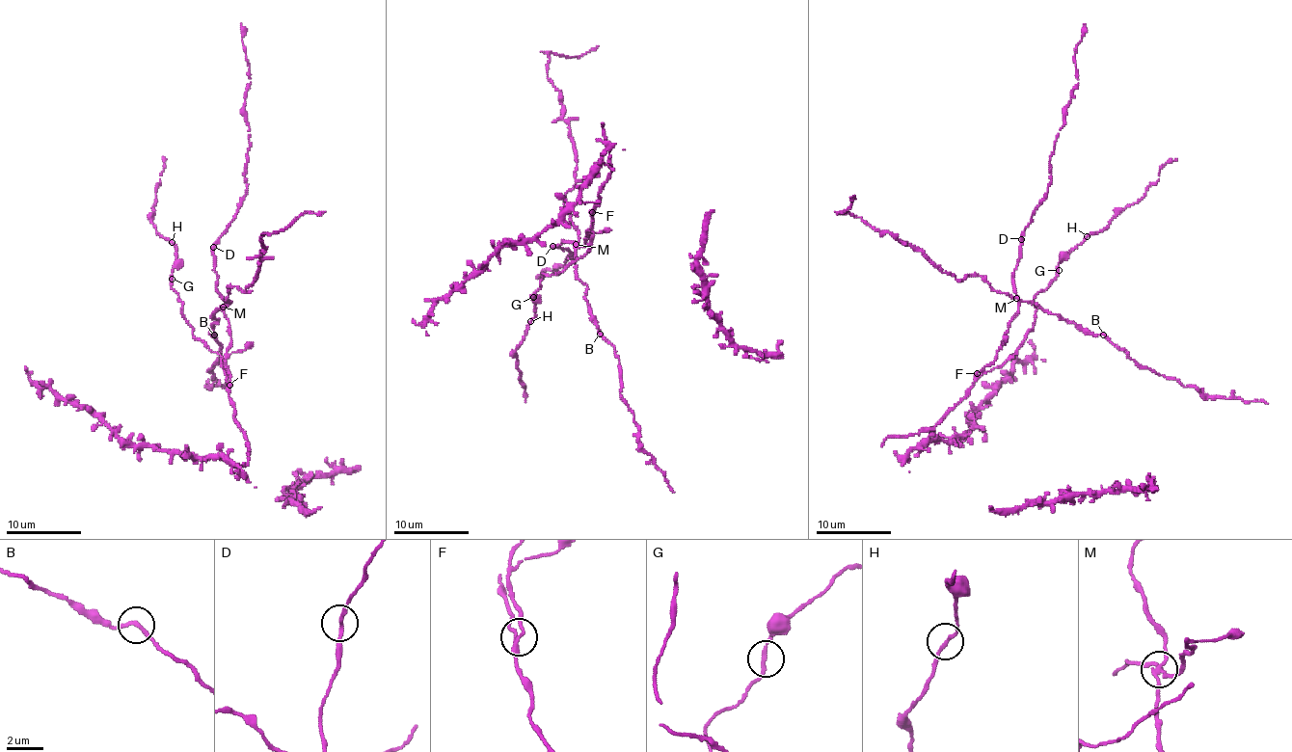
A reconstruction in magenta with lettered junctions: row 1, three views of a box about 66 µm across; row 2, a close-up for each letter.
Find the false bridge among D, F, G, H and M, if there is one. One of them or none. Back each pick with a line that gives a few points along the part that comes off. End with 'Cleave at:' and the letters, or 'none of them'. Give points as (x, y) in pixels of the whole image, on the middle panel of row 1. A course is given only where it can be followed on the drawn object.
M: foreign part runs (576, 244), (577, 277), (587, 286), (598, 334), (614, 347), (620, 393), (638, 442), (674, 492)
Cleave at: M

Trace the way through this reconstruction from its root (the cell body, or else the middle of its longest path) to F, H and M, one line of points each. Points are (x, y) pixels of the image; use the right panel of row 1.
F: (964, 396), (977, 373)
H: (964, 396), (983, 373), (1003, 365), (1017, 350), (1035, 325), (1034, 298), (1050, 283), (1059, 262), (1088, 236)
M: (964, 396), (984, 368), (996, 359), (1009, 323), (1018, 309), (1015, 298)

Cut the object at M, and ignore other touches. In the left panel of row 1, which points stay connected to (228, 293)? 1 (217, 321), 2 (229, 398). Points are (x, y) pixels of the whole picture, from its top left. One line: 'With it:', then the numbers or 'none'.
With it: 1

